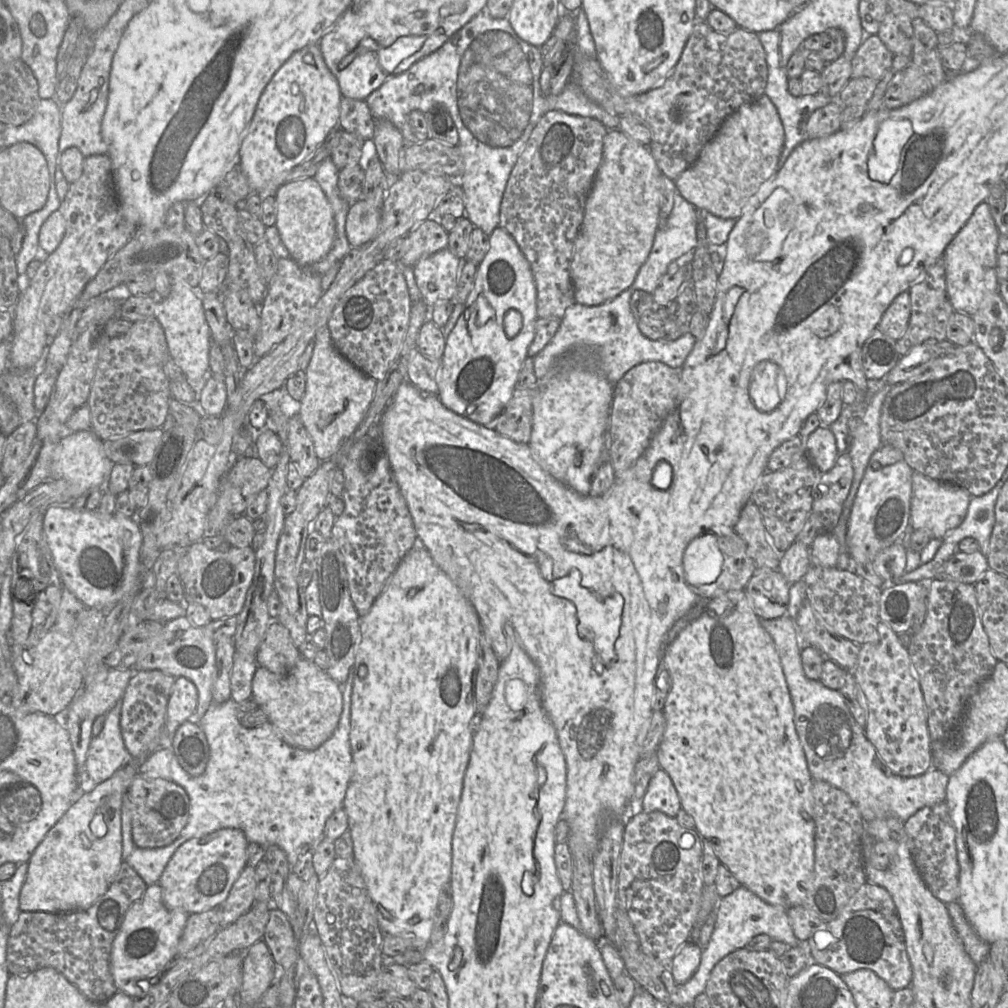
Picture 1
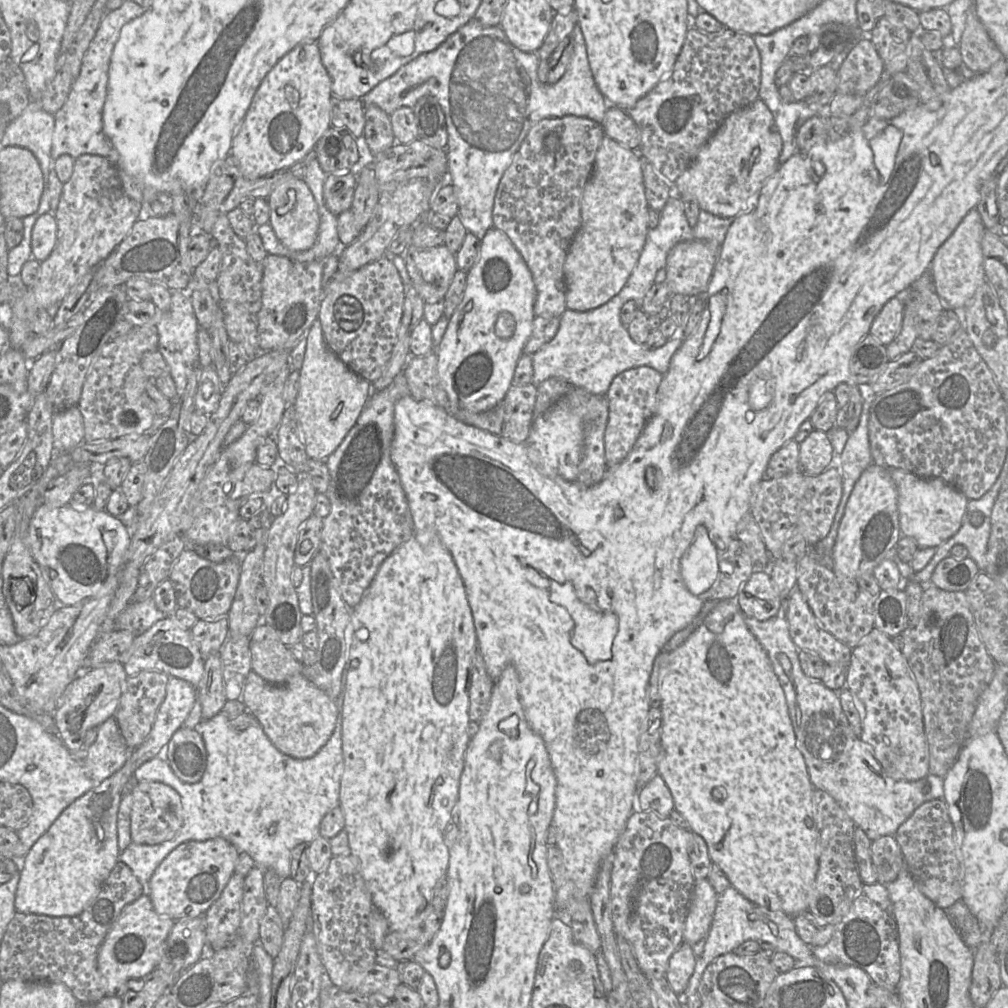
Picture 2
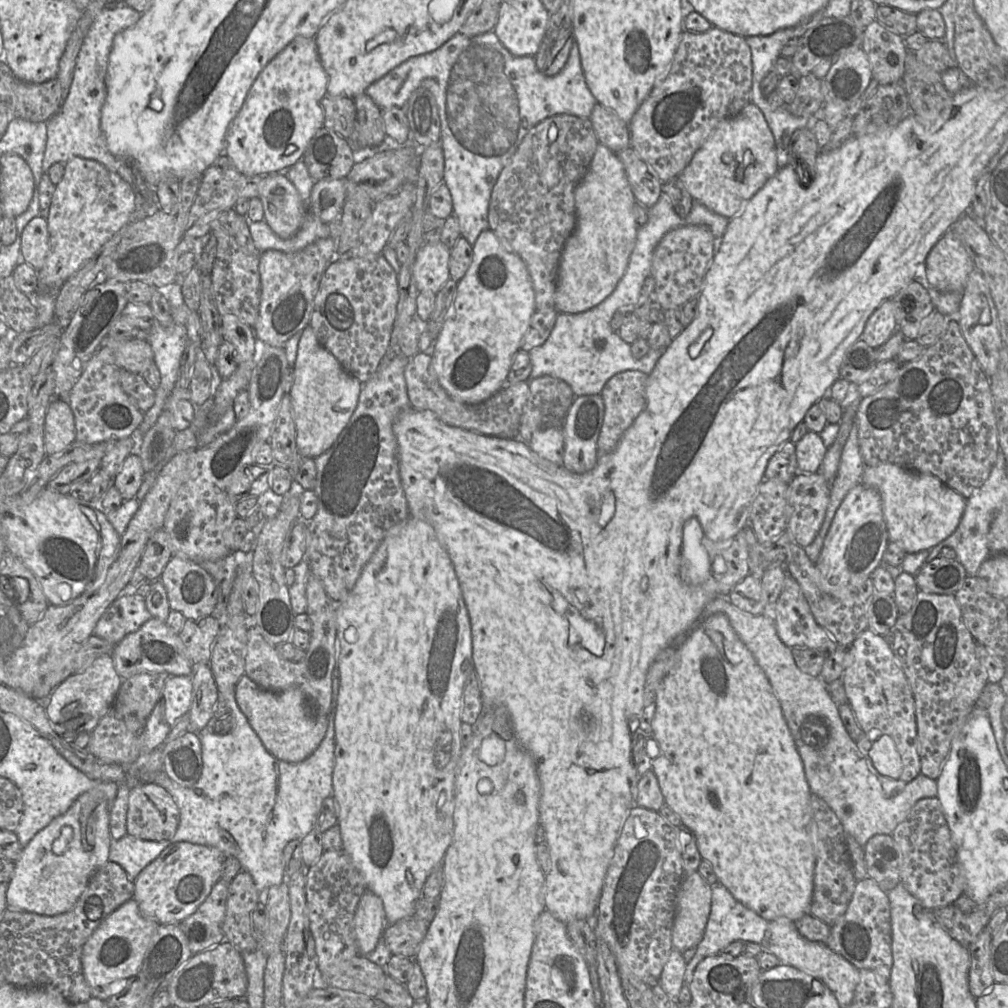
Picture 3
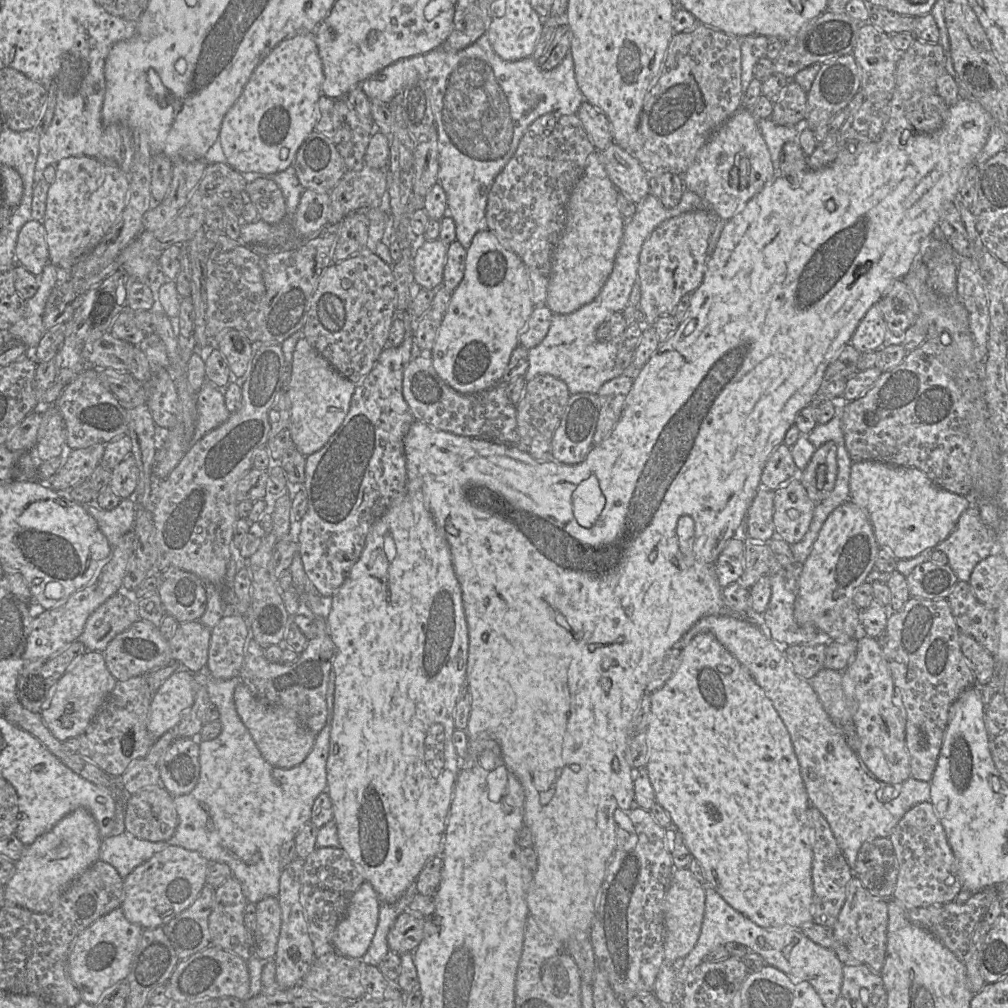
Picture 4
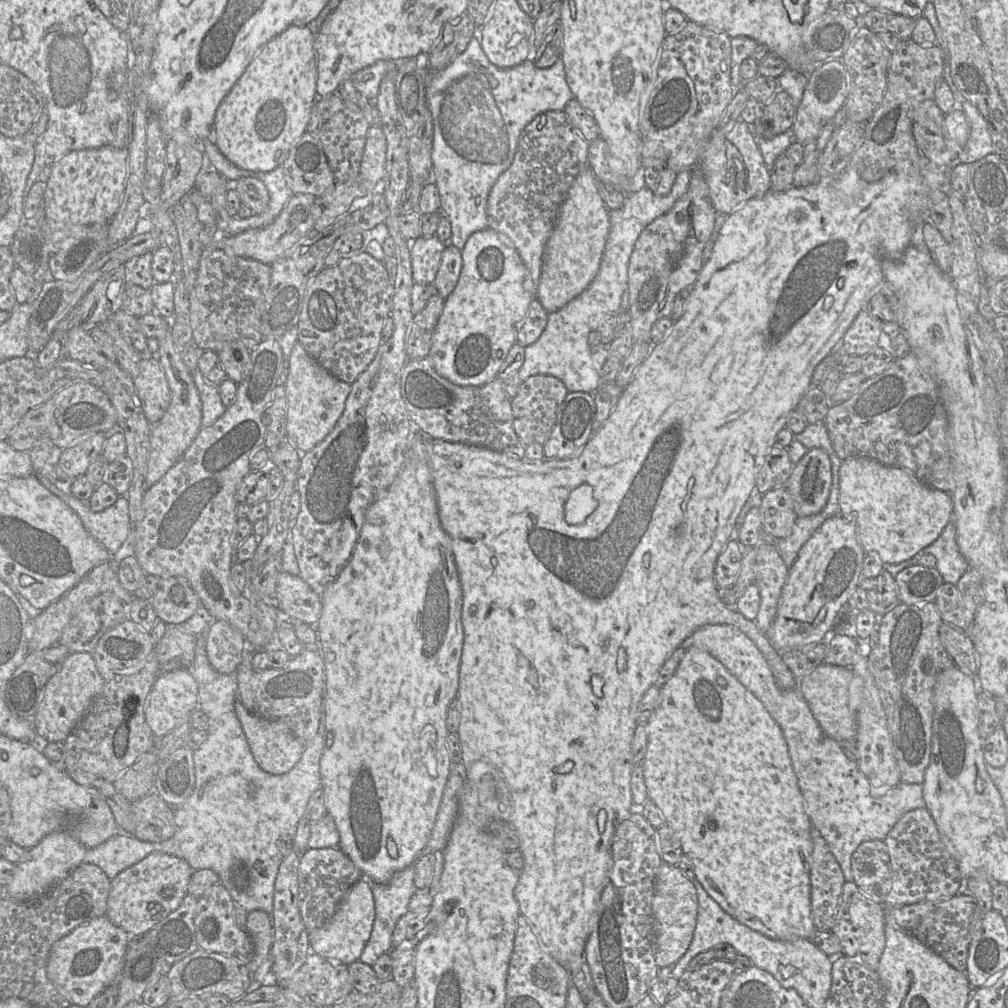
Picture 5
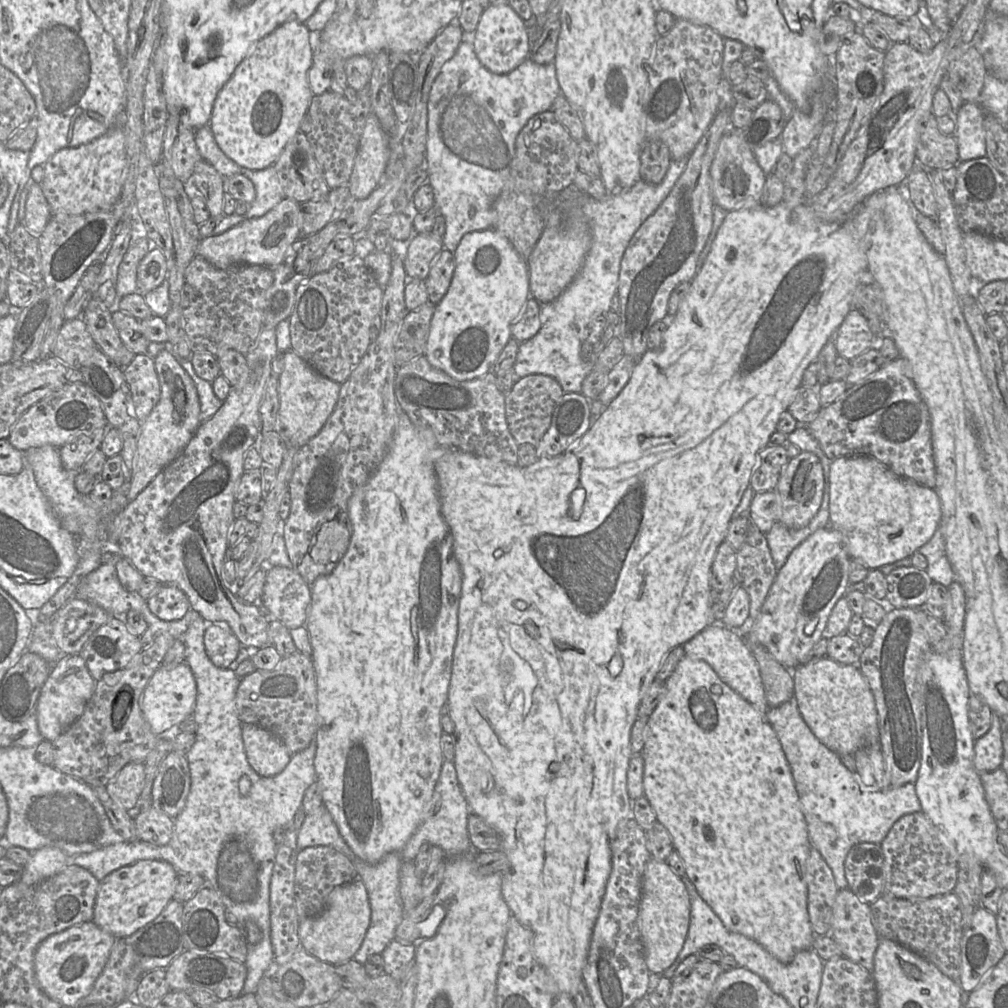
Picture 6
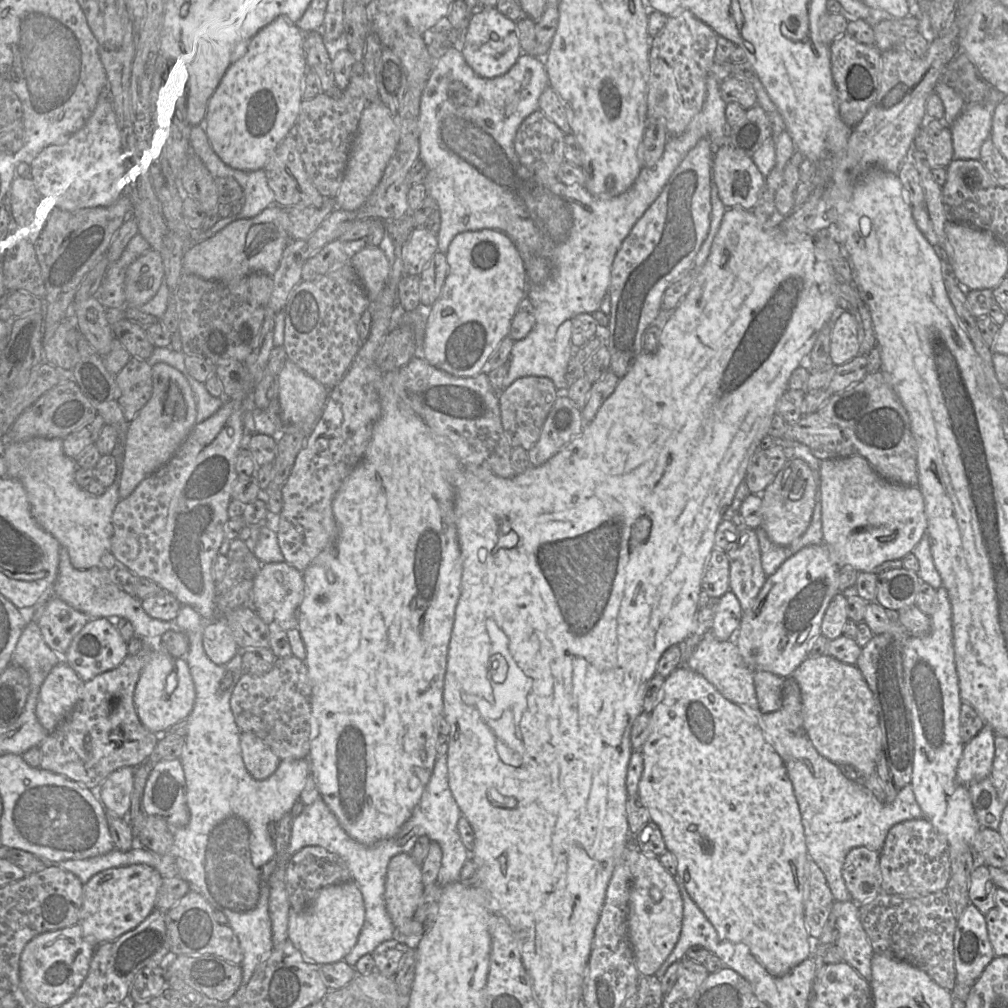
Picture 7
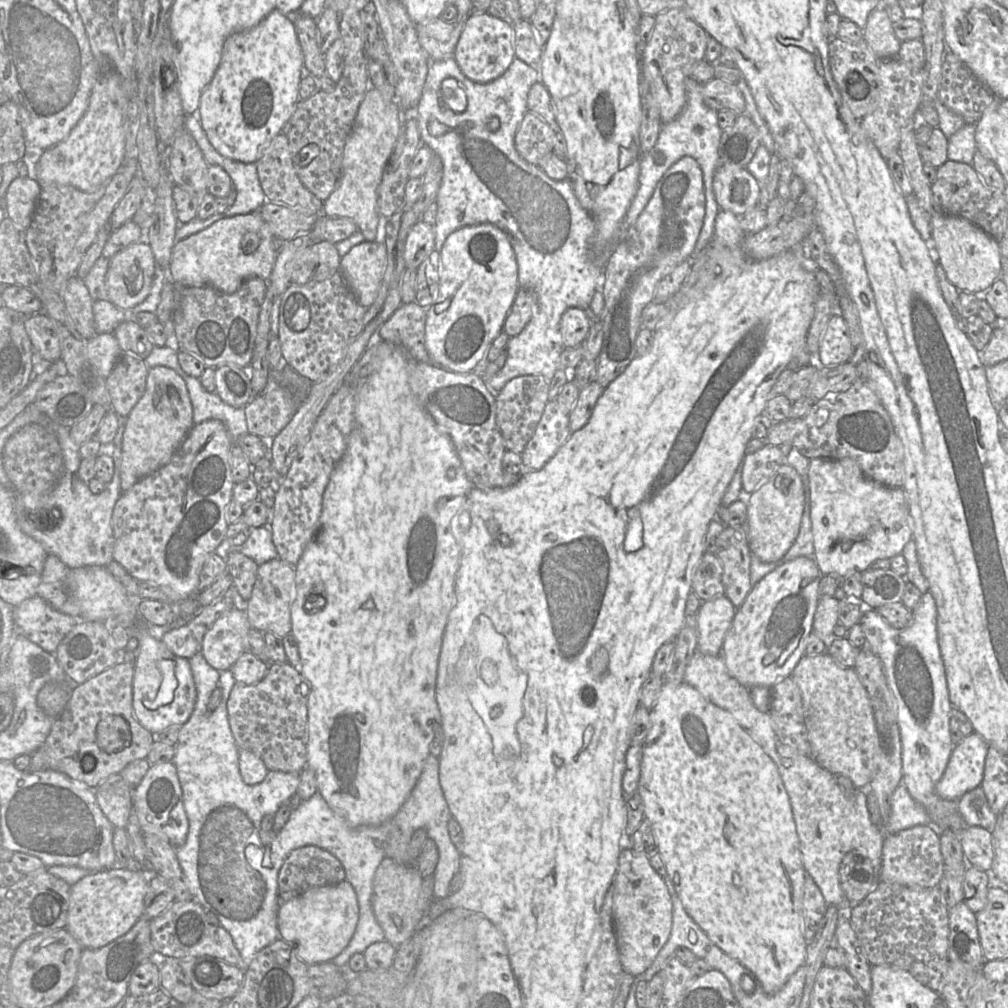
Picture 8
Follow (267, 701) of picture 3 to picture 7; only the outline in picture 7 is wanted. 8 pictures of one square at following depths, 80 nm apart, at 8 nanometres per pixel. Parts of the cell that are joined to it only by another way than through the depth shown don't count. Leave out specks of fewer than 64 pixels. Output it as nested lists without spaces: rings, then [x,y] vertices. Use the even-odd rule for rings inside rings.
[[[240,733],[240,747],[245,768],[255,780],[267,779],[280,764],[270,747],[252,733]]]

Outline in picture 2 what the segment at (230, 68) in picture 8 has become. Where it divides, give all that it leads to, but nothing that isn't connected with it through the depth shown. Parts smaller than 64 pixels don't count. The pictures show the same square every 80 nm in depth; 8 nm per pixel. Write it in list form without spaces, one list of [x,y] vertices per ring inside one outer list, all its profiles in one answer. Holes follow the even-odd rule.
[[[318,39],[302,40],[269,70],[256,90],[231,141],[230,158],[250,180],[294,166],[331,127],[330,77],[323,65]]]

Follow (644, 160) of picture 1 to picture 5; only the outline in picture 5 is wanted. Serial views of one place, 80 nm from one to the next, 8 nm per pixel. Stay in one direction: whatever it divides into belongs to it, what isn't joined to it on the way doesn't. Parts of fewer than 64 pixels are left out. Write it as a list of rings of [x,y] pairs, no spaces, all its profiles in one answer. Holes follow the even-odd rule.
[[[586,166],[569,188],[545,246],[536,299],[546,312],[562,309],[585,291],[596,277],[610,230],[609,211],[599,195],[596,177]]]

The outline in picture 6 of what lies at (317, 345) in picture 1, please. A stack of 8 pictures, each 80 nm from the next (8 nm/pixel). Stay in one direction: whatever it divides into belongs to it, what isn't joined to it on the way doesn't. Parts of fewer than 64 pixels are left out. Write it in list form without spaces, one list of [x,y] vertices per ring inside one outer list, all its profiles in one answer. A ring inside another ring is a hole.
[[[293,350],[285,353],[285,364],[278,378],[280,434],[287,446],[303,447],[316,436],[332,414],[340,384],[318,373]]]

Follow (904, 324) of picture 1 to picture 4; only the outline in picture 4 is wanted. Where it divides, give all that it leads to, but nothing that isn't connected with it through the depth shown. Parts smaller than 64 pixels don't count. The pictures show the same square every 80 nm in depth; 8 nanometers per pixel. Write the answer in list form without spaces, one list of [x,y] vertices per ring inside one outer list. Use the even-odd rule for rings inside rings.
[[[874,305],[859,322],[849,344],[862,353],[874,351],[883,346],[888,332],[882,312]]]

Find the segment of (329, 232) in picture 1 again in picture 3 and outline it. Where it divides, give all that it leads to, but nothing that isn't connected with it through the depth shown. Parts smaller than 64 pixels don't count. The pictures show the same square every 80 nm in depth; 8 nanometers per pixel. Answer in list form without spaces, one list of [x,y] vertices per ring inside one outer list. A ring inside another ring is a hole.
[[[285,173],[263,176],[259,196],[264,210],[264,221],[280,238],[294,236],[308,214],[308,208]]]

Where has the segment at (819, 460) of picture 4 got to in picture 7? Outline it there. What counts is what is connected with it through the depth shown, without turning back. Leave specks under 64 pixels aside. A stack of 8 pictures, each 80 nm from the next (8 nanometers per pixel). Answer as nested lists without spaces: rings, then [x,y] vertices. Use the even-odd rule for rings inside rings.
[[[799,458],[787,460],[774,480],[761,494],[761,528],[774,544],[789,546],[806,531],[816,504],[816,495],[817,483],[809,465]]]

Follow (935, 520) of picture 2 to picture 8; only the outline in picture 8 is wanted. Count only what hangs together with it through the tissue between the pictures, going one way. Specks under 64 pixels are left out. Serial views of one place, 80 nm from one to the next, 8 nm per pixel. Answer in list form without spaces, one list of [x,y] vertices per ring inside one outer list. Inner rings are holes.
[[[810,459],[808,479],[810,490],[810,518],[814,538],[814,559],[823,576],[837,575],[839,577],[843,577],[852,575],[853,573],[861,573],[867,570],[876,560],[891,559],[894,556],[900,555],[905,545],[913,539],[912,517],[909,512],[907,496],[904,489],[900,487],[887,487],[872,481],[864,475],[859,464],[856,461],[852,459]]]

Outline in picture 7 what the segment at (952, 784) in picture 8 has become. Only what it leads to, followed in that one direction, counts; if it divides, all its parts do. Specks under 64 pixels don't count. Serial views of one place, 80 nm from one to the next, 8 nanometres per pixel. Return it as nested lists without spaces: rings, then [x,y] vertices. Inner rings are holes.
[[[984,725],[976,736],[965,743],[956,772],[959,784],[969,786],[990,776],[995,754],[994,740],[993,728]]]

